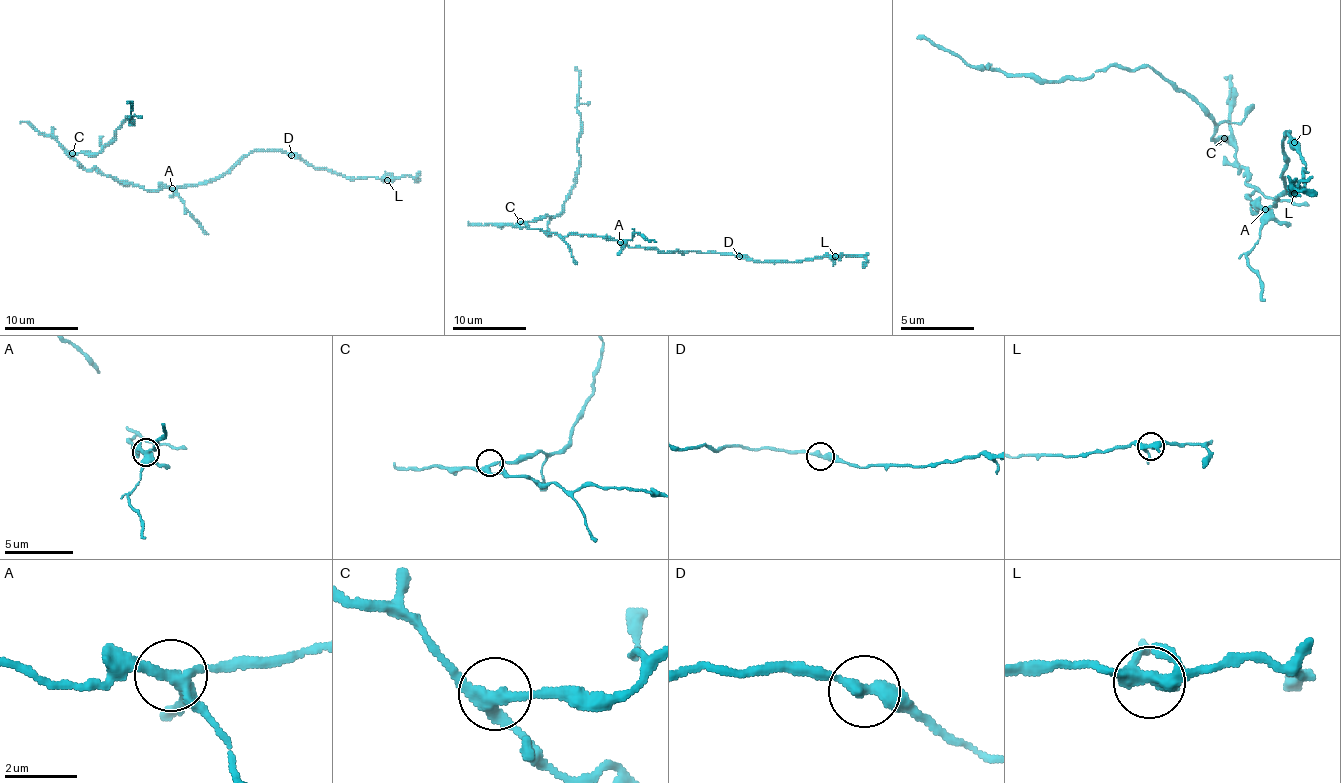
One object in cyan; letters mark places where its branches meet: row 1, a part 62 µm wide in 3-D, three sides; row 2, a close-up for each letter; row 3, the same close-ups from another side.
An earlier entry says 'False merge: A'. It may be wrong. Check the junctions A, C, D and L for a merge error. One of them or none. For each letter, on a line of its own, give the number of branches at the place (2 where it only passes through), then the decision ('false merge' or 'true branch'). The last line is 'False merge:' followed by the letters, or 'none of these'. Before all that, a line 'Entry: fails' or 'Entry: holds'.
Entry: holds
A: 4 | false merge
C: 3 | true branch
D: 2 | true branch
L: 4 | true branch
False merge: A

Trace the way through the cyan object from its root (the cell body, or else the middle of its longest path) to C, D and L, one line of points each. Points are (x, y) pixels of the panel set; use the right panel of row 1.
C: (1253, 212), (1250, 204), (1253, 190), (1239, 171), (1235, 149), (1224, 138)
D: (1253, 212), (1257, 208), (1272, 208), (1286, 190), (1283, 179), (1283, 138), (1286, 134), (1294, 142)
L: (1253, 212), (1272, 208), (1286, 190), (1286, 134), (1305, 160), (1305, 186), (1294, 186), (1294, 193)

